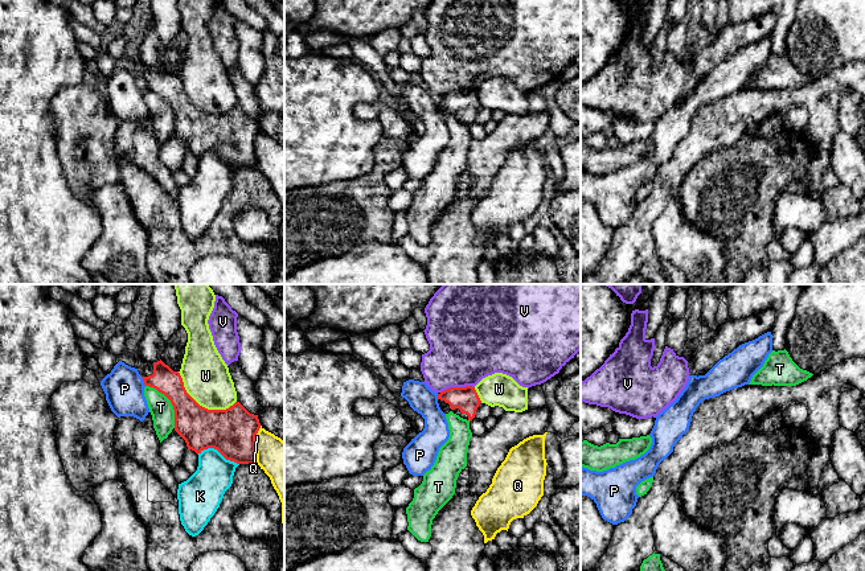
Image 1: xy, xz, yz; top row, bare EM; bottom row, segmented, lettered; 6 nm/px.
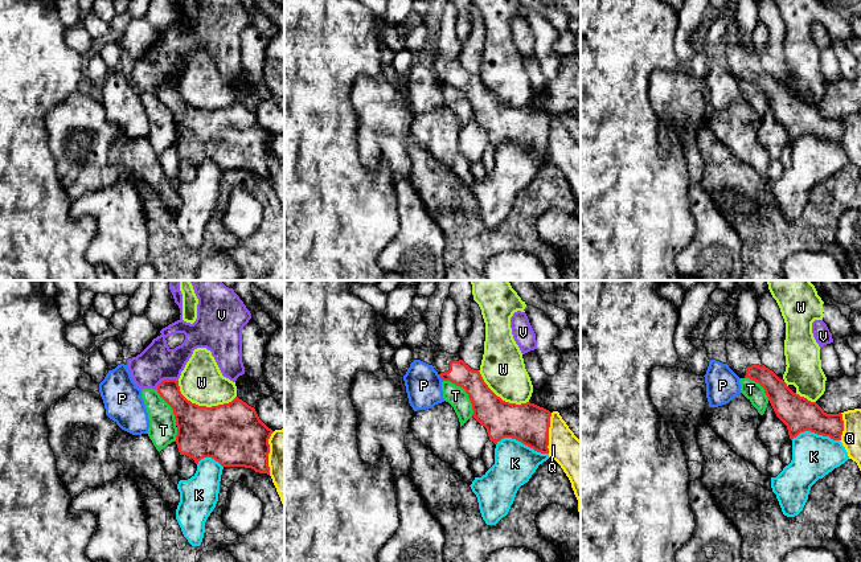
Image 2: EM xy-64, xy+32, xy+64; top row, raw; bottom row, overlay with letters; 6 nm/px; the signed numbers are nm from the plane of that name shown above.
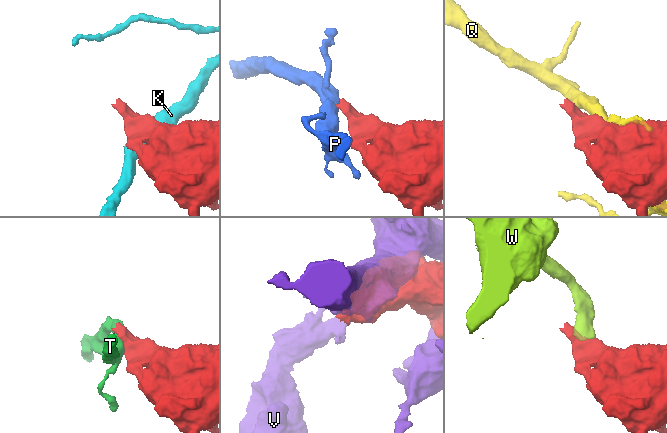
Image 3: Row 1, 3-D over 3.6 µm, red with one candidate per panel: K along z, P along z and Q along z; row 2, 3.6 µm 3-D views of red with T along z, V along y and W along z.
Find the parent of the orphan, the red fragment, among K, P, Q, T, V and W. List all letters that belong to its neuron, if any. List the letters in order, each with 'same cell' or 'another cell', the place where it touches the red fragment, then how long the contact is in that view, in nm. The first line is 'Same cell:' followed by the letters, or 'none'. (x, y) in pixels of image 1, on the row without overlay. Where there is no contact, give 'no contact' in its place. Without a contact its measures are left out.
Same cell: none
K: another cell | xy (218, 155) | 260 nm
P: another cell | xy (143, 85) | 70 nm
Q: another cell | xy (254, 148) | 240 nm
T: another cell | xy (171, 106) | 320 nm
V: another cell | xz (456, 91) | 220 nm
W: another cell | xy (201, 110) | 400 nm

